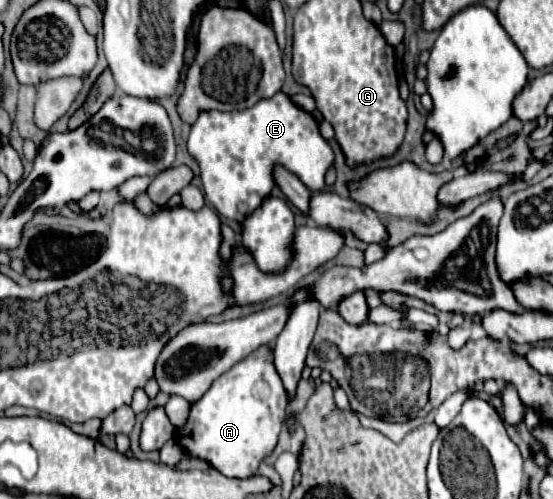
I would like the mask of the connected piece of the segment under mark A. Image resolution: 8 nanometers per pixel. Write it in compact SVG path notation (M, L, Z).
M259 346L247 358L223 372L199 402L191 404L187 422L175 430L175 440L185 454L203 458L231 478L249 478L277 446L287 410L287 396L273 362L273 348Z

